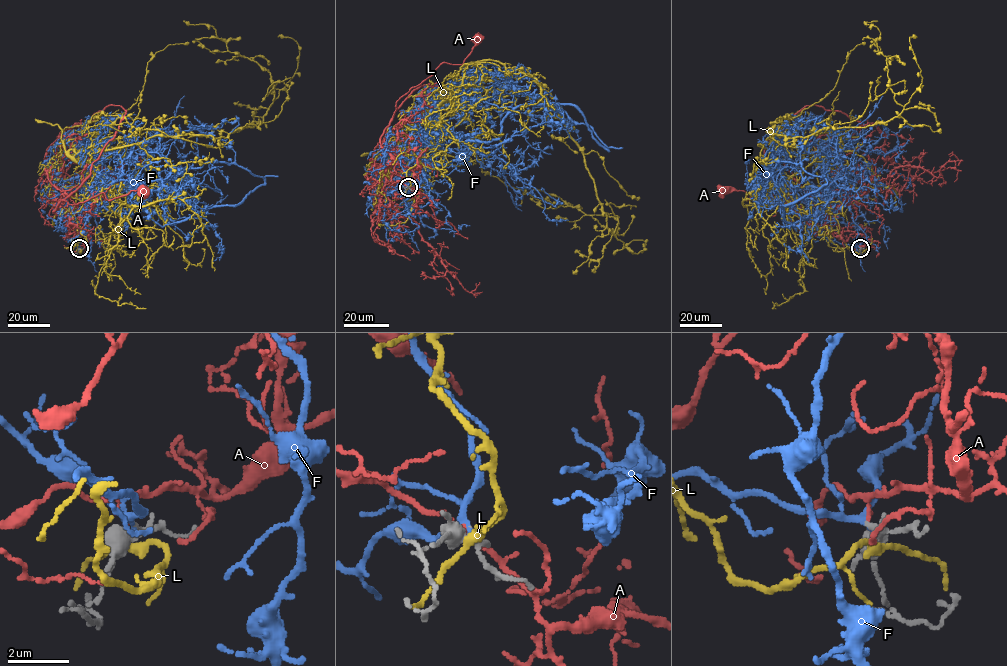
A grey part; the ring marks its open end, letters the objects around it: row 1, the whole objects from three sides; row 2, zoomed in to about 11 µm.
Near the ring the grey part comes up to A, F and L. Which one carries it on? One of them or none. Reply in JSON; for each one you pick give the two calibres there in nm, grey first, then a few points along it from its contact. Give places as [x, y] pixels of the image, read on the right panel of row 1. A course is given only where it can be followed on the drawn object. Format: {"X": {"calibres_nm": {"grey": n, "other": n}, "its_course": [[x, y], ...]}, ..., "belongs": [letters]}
{"F": {"calibres_nm": {"grey": 360, "other": 170}, "its_course": [[860, 248], [806, 229], [808, 188], [781, 190], [766, 178], [772, 147], [806, 128], [800, 120], [822, 115]]}, "belongs": ["F"]}

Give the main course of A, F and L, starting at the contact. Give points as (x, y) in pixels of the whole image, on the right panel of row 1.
A: (860, 248), (865, 236), (841, 233), (808, 200), (773, 204), (755, 193), (746, 200), (744, 191), (722, 191)
F: (860, 248), (806, 229), (808, 188), (781, 190), (766, 178), (772, 147), (806, 128), (800, 120), (822, 115)
L: (860, 249), (824, 211), (816, 161), (770, 131), (806, 137), (897, 116), (880, 32), (865, 24), (877, 21)

